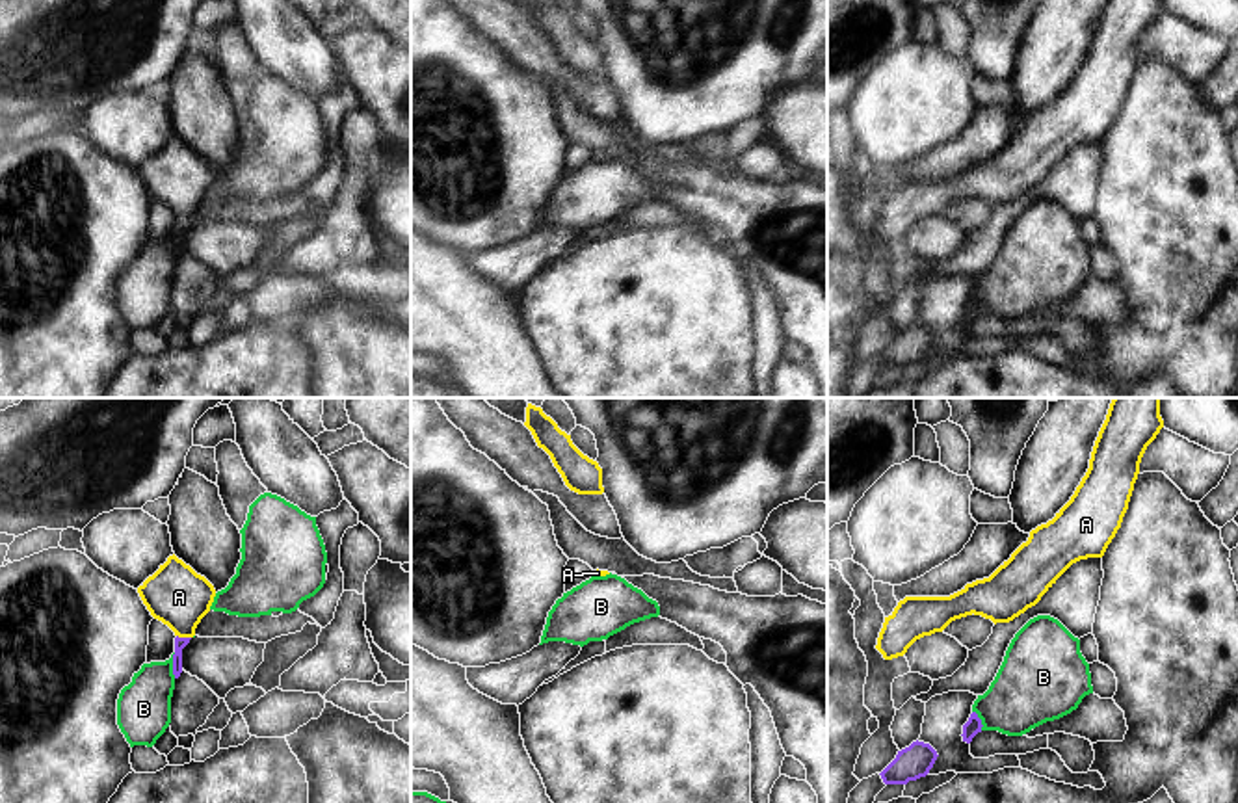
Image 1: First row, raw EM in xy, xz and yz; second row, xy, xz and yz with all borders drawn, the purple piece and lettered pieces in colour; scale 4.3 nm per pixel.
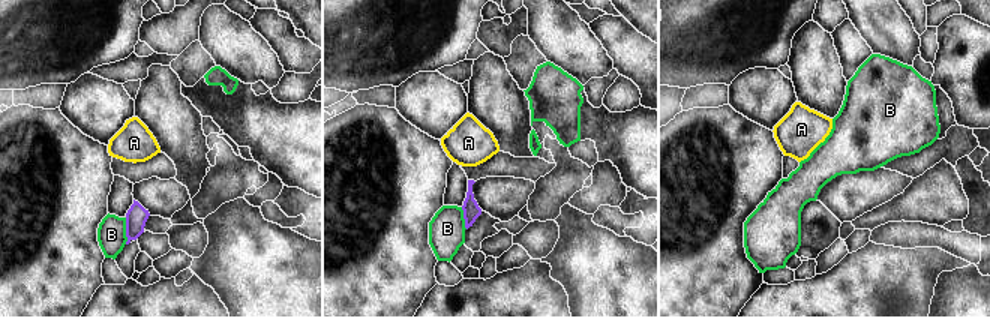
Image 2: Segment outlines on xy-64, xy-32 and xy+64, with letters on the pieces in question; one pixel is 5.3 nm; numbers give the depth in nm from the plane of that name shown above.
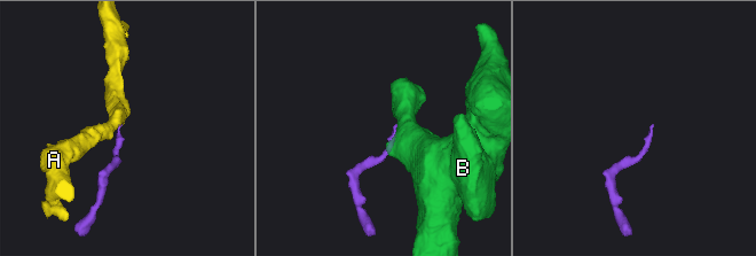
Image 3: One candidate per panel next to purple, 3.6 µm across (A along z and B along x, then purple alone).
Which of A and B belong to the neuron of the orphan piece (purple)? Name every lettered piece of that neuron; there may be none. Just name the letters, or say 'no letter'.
A.

